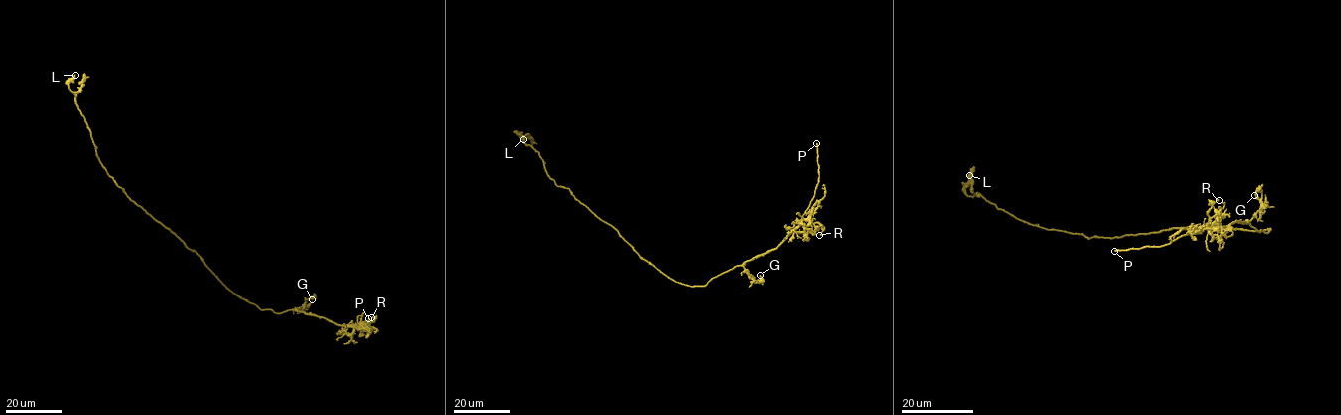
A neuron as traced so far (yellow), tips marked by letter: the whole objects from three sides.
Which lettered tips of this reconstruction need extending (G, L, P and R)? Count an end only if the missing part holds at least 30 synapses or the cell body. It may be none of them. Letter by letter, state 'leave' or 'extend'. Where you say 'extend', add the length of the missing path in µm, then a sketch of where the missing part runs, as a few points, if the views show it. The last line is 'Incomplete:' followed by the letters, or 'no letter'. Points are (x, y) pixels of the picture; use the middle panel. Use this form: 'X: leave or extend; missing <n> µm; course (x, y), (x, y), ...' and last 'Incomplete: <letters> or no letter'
G: leave
L: leave
P: extend; missing 30 µm; course (816, 143), (811, 146), (810, 152), (822, 181), (823, 204)
R: leave
Incomplete: P

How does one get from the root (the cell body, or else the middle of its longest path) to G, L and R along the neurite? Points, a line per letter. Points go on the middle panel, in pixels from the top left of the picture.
G: (651, 264), (674, 281), (692, 286), (702, 287), (740, 265), (755, 281), (761, 280), (760, 275)
L: (651, 264), (568, 188), (556, 184), (546, 174), (539, 152), (523, 142), (523, 137), (516, 131), (523, 139)
R: (651, 264), (674, 281), (702, 287), (719, 275), (777, 248), (803, 220), (819, 223), (822, 230), (819, 235)

